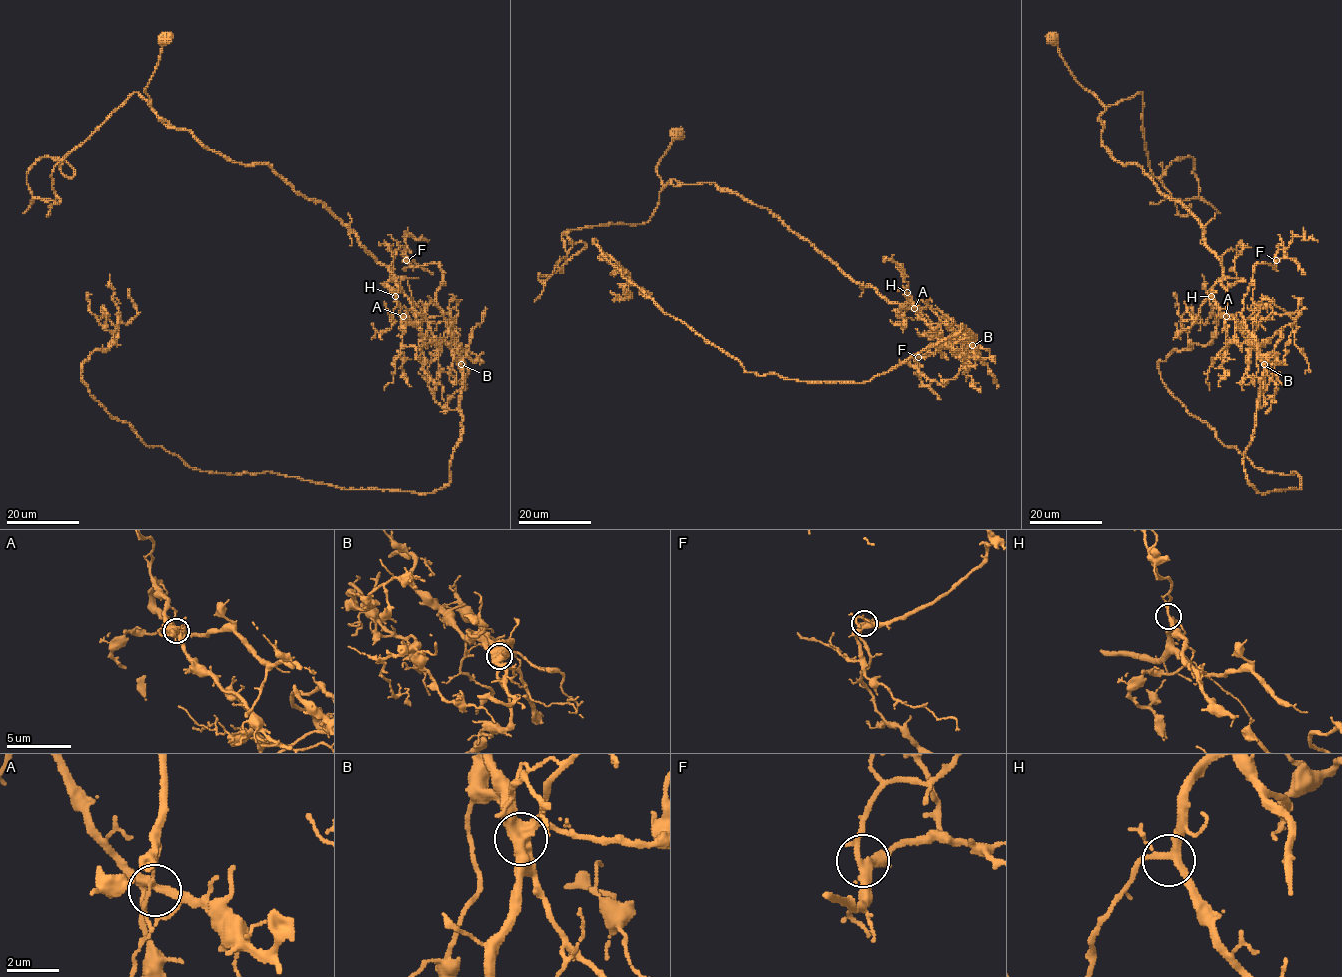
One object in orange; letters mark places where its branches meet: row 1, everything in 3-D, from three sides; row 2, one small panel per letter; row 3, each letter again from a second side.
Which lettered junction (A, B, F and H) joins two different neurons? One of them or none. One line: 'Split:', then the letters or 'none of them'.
Split: B

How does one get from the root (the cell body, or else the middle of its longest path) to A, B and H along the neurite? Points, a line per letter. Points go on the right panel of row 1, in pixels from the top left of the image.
A: (1052, 36), (1105, 107), (1107, 151), (1200, 222), (1221, 261), (1212, 299), (1226, 316)
B: (1052, 36), (1105, 107), (1107, 151), (1200, 222), (1235, 341), (1251, 342), (1264, 364)
H: (1052, 36), (1074, 79), (1105, 107), (1098, 119), (1107, 151), (1136, 163), (1200, 222), (1222, 272), (1211, 296)

